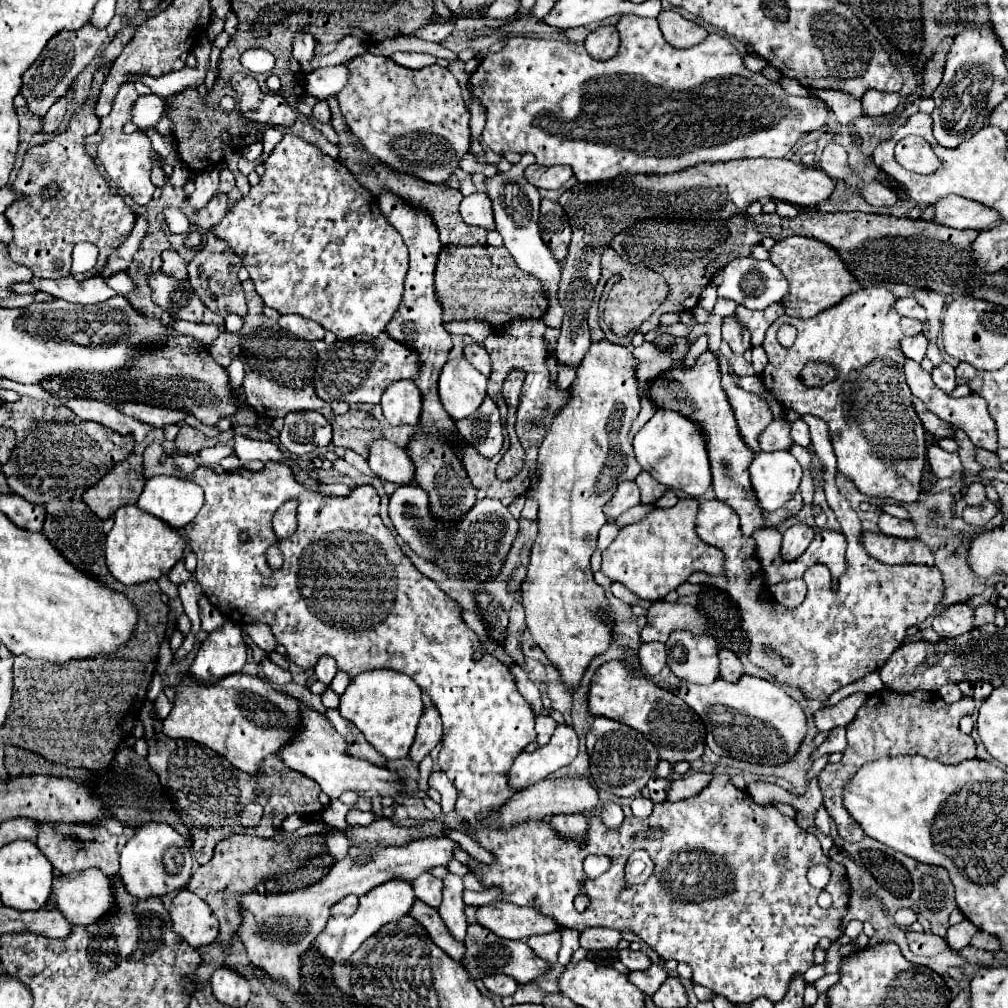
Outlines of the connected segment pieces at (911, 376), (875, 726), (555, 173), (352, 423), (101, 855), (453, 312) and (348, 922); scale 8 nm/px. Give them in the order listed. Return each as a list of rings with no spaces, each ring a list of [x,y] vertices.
[[[906,359],[906,365],[904,365],[904,371],[906,371],[906,381],[910,385],[910,391],[914,397],[922,399],[926,403],[926,407],[936,413],[940,419],[944,419],[946,423],[952,423],[956,425],[958,429],[962,429],[976,447],[982,447],[982,449],[988,449],[988,451],[996,451],[998,447],[998,437],[996,437],[996,427],[994,427],[994,421],[986,409],[986,401],[978,395],[970,395],[970,397],[962,397],[962,399],[954,399],[950,395],[946,395],[942,389],[938,389],[934,383],[932,383],[932,377],[928,371],[924,371],[920,367],[920,363],[912,361],[912,359]]]
[[[880,689],[866,699],[858,709],[856,717],[846,725],[848,747],[838,763],[830,763],[818,775],[818,785],[824,795],[822,805],[838,827],[838,835],[844,841],[862,841],[866,833],[852,819],[848,809],[842,803],[844,785],[852,779],[858,767],[890,755],[922,755],[926,759],[936,759],[940,763],[960,763],[964,759],[976,757],[976,743],[970,735],[964,735],[958,727],[962,715],[972,713],[974,701],[962,697],[958,703],[944,703],[938,693],[932,691],[914,691],[914,693],[896,693],[892,689]]]
[[[530,165],[530,167],[526,167],[524,175],[538,189],[560,189],[574,173],[572,173],[570,165],[554,165],[554,167]]]
[[[346,413],[330,417],[334,429],[334,445],[354,449],[358,455],[368,459],[370,443],[374,439],[392,441],[398,447],[408,447],[410,437],[416,433],[414,427],[392,427],[384,421],[382,413]]]
[[[40,823],[40,829],[38,829],[38,847],[60,873],[72,873],[72,871],[82,871],[88,867],[98,867],[104,875],[116,875],[118,873],[116,843],[118,843],[116,835],[110,835],[108,831],[100,827],[90,827],[90,825]]]
[[[448,245],[440,251],[436,263],[436,295],[440,297],[444,309],[444,321],[464,321],[464,319],[484,319],[492,323],[496,329],[502,329],[508,321],[516,317],[542,317],[548,309],[544,291],[540,289],[540,281],[536,277],[524,273],[508,253],[506,247],[454,247]]]
[[[390,879],[378,885],[376,889],[368,891],[366,895],[362,895],[358,911],[352,917],[330,917],[330,921],[326,923],[326,929],[320,933],[320,937],[316,937],[316,939],[322,939],[322,957],[330,961],[348,959],[372,933],[376,933],[390,921],[402,919],[410,911],[414,899],[416,897],[414,897],[412,883],[404,879]]]

